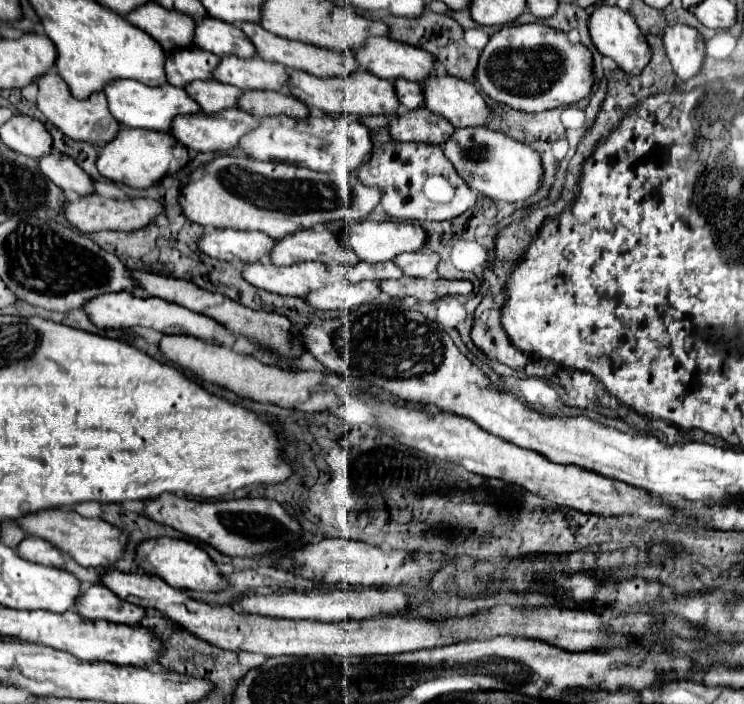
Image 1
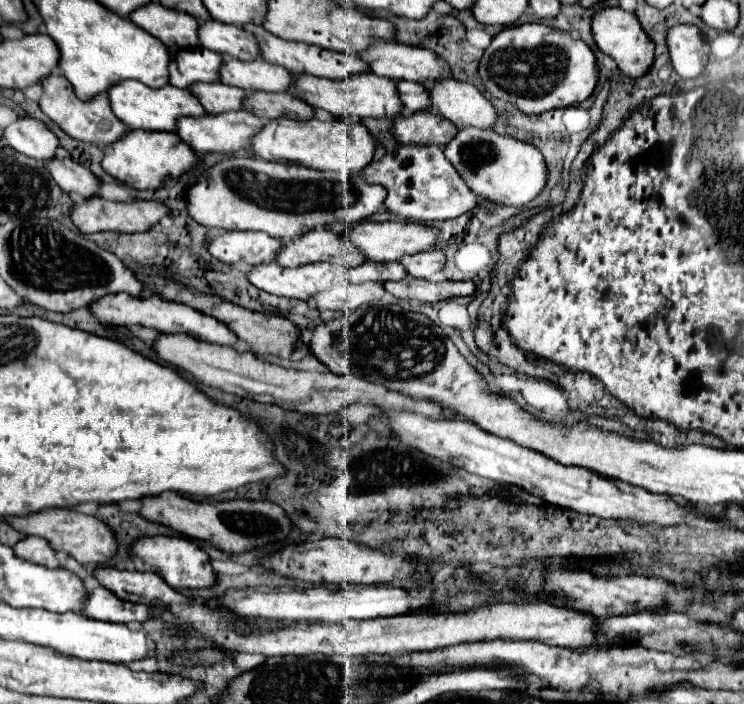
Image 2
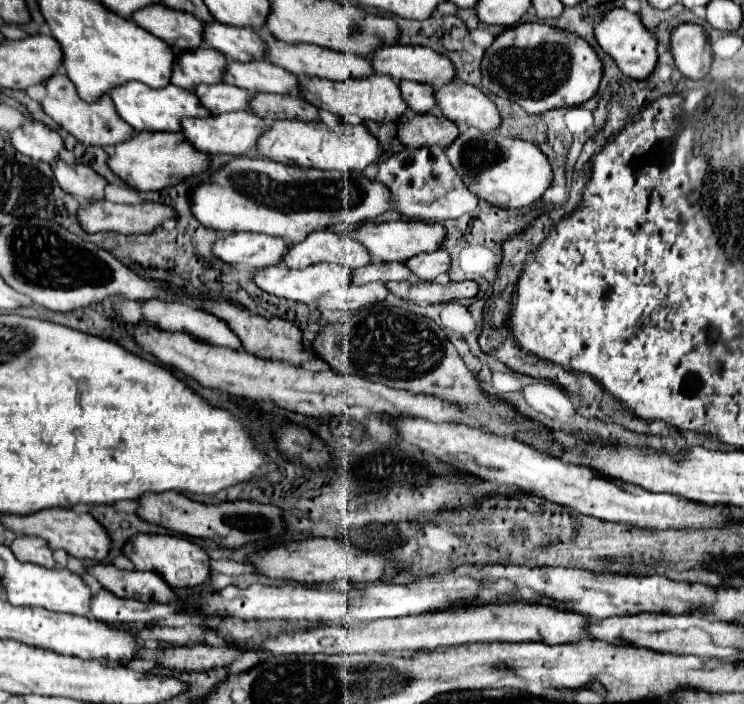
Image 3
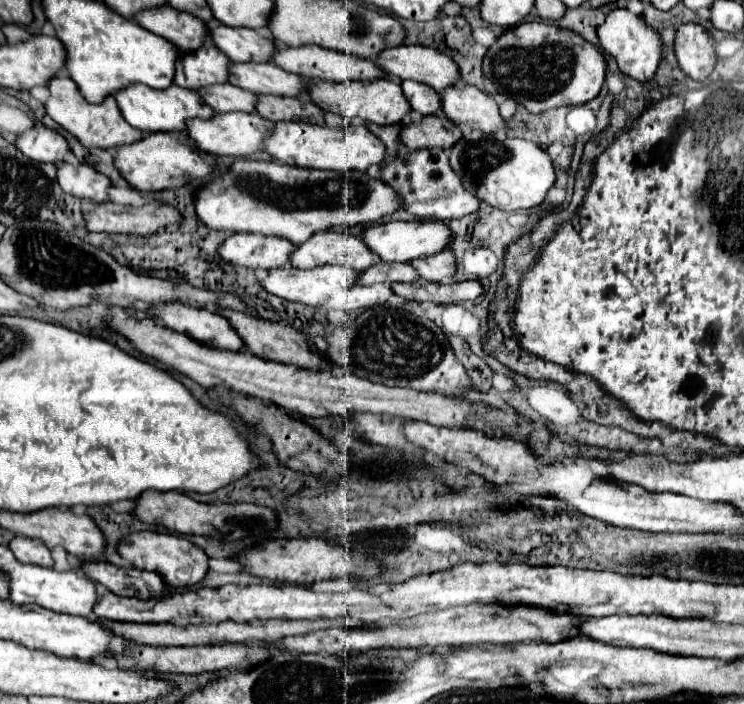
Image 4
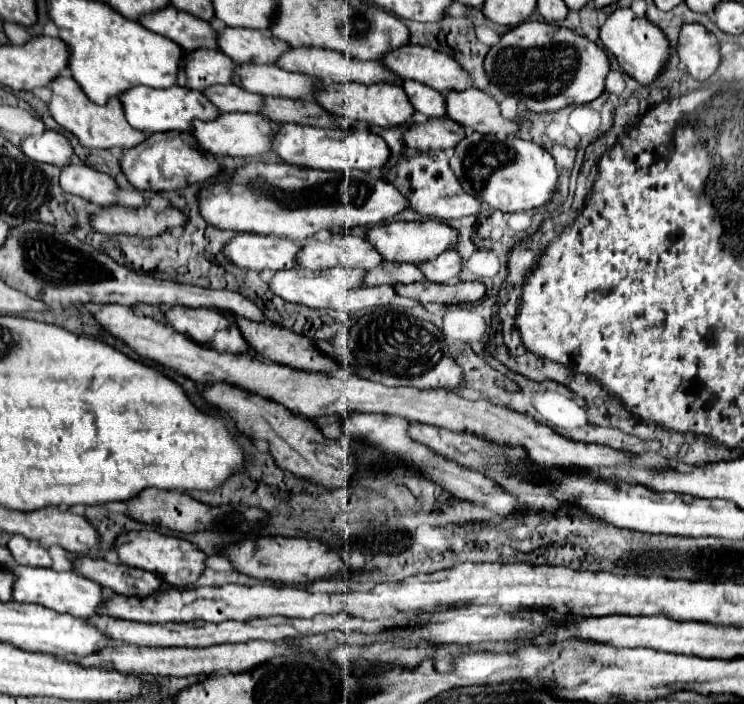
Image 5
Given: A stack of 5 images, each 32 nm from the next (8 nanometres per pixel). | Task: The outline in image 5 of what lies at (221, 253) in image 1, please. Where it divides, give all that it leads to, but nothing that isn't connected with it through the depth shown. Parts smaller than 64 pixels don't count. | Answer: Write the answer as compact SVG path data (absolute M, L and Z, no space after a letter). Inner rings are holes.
M240 234L232 238L224 246L224 254L240 268L246 270L284 270L296 268L296 252L300 250L300 242L278 238L278 236L262 236L262 234Z

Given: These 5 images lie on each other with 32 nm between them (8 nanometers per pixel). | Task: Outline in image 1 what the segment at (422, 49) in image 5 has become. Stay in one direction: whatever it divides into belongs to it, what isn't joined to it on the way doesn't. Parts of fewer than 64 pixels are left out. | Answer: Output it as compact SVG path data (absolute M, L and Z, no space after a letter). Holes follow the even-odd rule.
M368 38L366 46L356 50L354 56L364 70L388 80L406 78L424 82L438 74L436 60L430 52L392 38Z

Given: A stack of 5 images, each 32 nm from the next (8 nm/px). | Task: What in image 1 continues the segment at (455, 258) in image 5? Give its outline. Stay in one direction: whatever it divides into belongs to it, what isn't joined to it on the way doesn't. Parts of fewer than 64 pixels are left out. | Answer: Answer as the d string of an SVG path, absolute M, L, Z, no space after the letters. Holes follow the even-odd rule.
M418 250L418 252L410 252L410 254L400 254L394 262L404 270L406 276L428 278L436 272L440 254L430 252L430 250Z

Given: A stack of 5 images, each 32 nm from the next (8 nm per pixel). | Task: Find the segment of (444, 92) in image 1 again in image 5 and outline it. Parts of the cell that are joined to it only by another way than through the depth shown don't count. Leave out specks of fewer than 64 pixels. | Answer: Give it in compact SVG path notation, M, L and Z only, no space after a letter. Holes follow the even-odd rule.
M468 88L464 92L448 92L446 100L448 118L474 132L516 136L520 128L518 120L502 118L498 102L478 88Z

